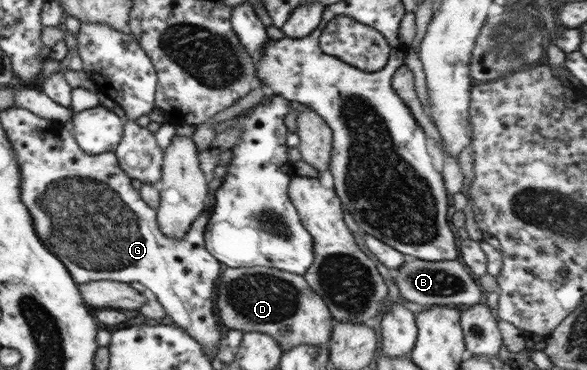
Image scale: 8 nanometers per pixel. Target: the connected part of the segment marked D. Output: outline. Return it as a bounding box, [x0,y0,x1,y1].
[216,266,335,351]

